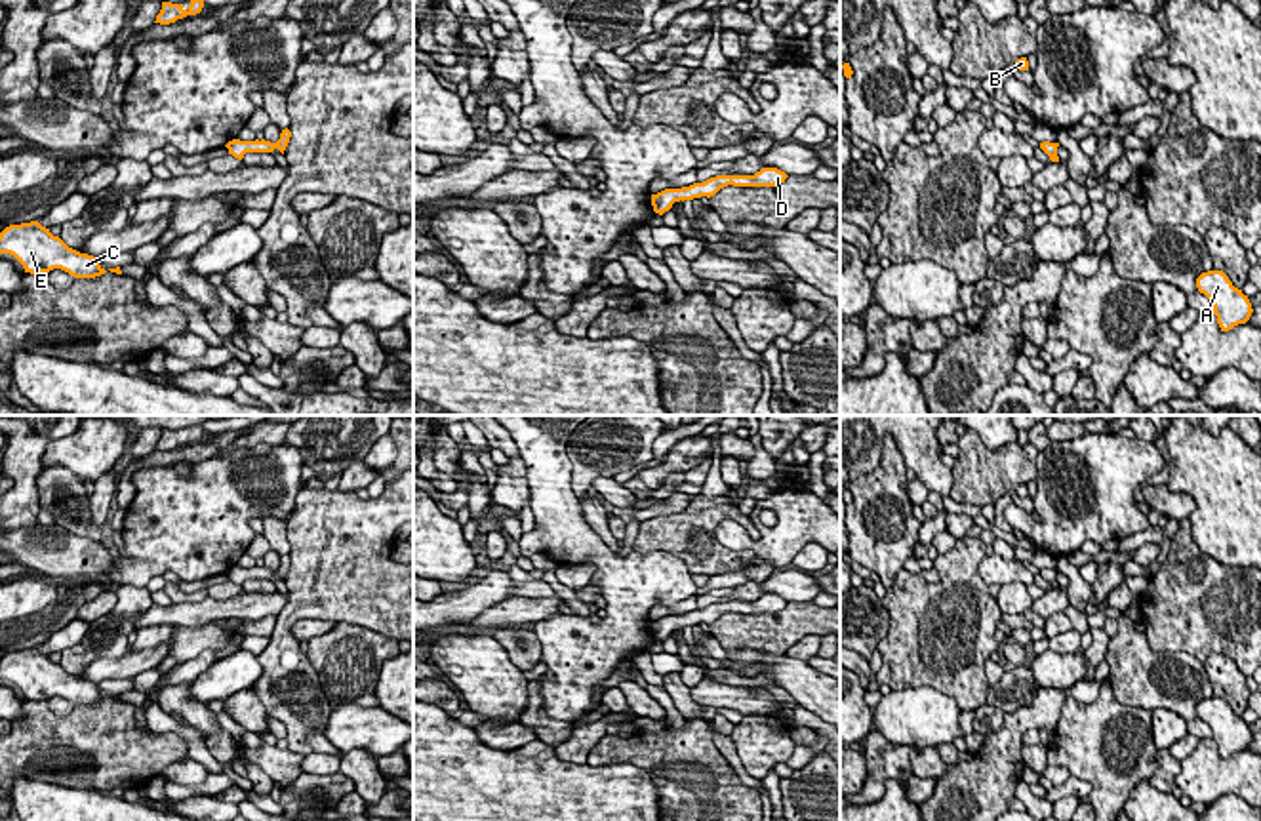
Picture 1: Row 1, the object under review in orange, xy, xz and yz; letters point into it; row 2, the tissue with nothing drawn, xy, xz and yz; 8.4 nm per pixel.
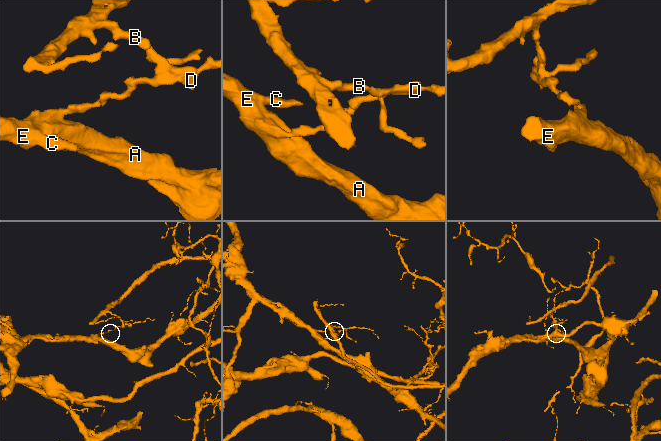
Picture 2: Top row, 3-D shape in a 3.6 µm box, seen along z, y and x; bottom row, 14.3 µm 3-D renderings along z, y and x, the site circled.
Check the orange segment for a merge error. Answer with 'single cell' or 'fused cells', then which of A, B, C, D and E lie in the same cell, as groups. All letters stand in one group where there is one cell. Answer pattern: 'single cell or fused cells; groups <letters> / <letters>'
fused cells; groups A C E / B D

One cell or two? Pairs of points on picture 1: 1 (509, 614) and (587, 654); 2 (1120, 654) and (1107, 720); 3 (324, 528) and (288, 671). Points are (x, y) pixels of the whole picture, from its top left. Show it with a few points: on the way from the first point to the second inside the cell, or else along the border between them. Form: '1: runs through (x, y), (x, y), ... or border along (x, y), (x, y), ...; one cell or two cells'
1: border along (549, 618), (534, 625); two cells
2: border along (1107, 682), (1122, 703), (1140, 705), (1149, 711); two cells
3: runs through (324, 564), (324, 580), (284, 620), (284, 635); one cell

